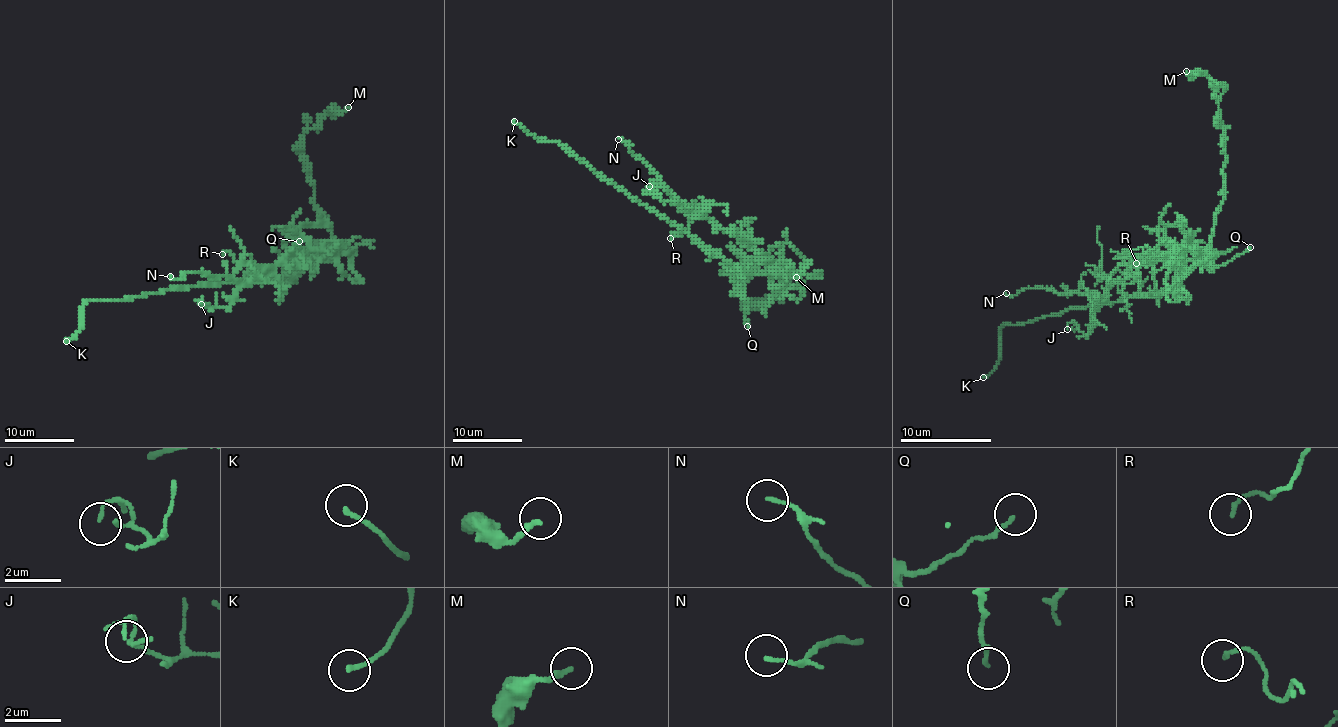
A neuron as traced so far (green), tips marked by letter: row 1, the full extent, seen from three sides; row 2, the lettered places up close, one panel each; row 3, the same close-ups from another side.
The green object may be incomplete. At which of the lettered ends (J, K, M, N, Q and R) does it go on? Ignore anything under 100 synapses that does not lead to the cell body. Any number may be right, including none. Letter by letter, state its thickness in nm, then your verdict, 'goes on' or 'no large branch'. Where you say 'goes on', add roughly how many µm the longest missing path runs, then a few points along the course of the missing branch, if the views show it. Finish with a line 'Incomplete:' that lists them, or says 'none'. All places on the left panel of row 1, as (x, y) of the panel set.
J: 80 nm thick; no large branch
K: 160 nm thick; goes on; about 5 µm are missing; missing branch runs (66, 341), (45, 339), (47, 343)
M: 200 nm thick; no large branch
N: 120 nm thick; no large branch
Q: 140 nm thick; no large branch
R: 130 nm thick; no large branch
Incomplete: K

